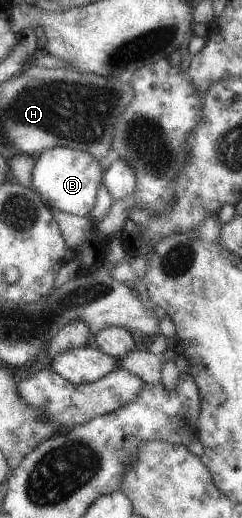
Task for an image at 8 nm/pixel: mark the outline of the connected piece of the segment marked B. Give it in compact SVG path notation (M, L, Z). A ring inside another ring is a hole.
M52 147L42 151L36 163L33 163L30 187L40 195L48 207L62 213L89 217L88 212L95 203L103 171L89 153L67 147Z

